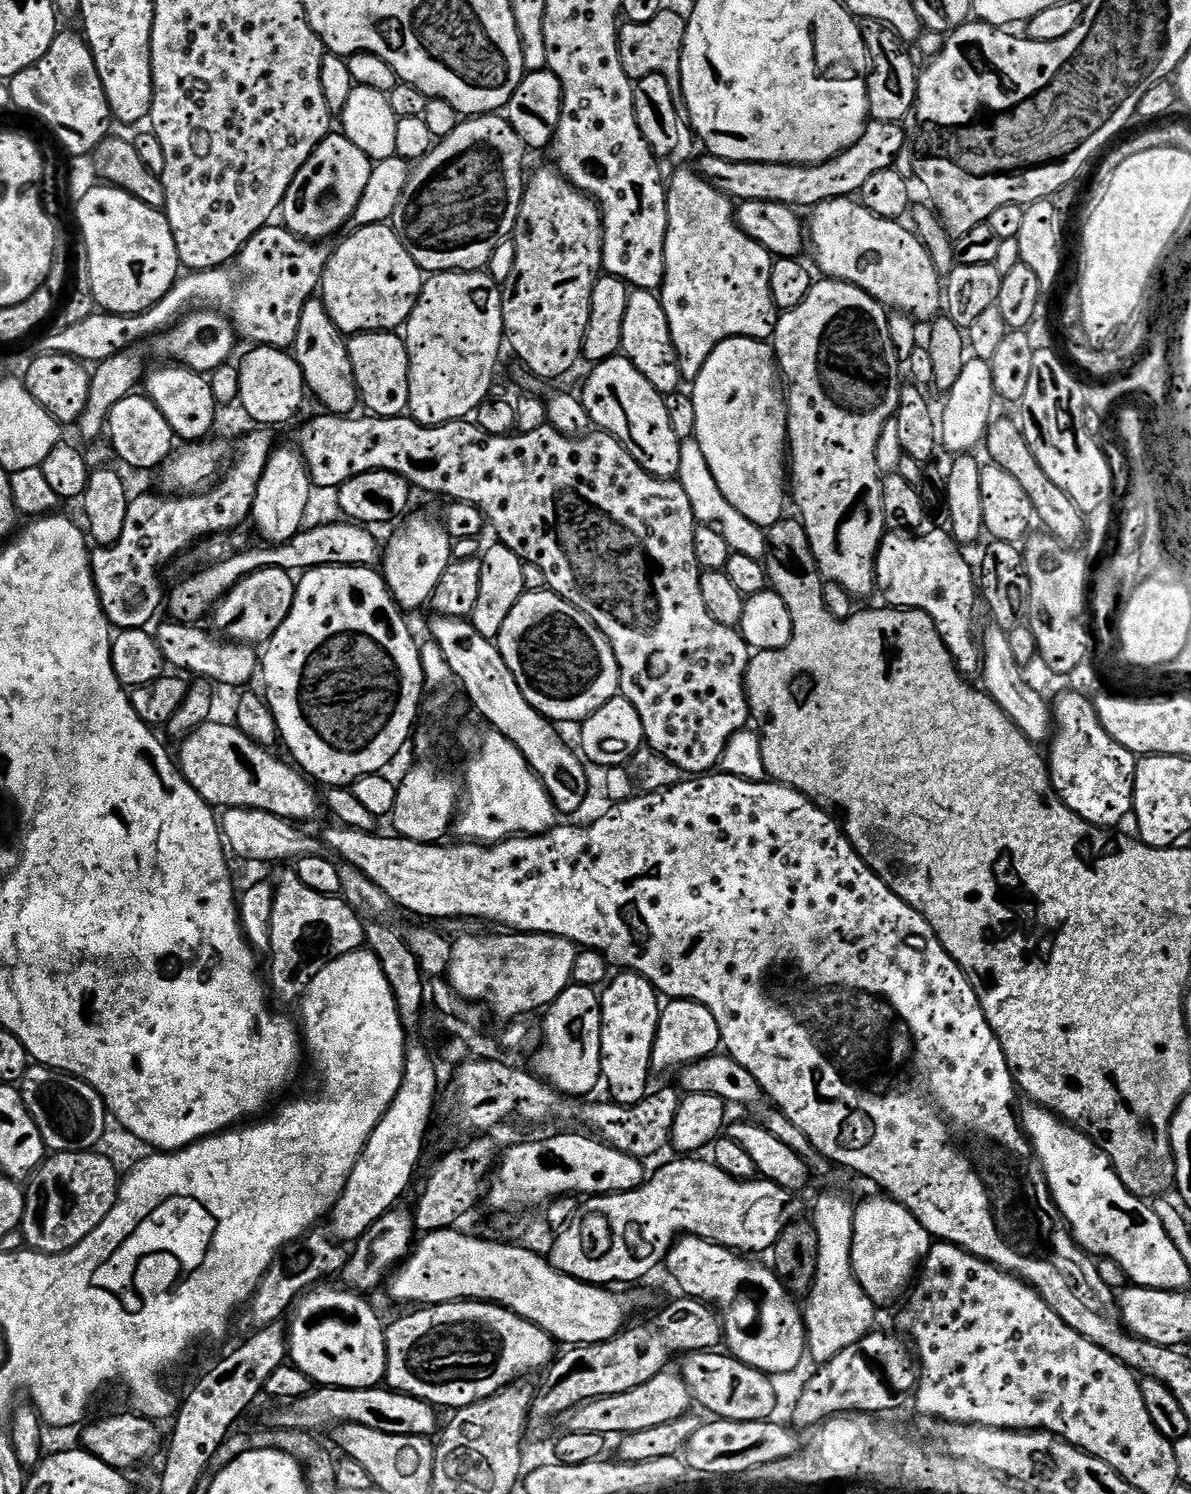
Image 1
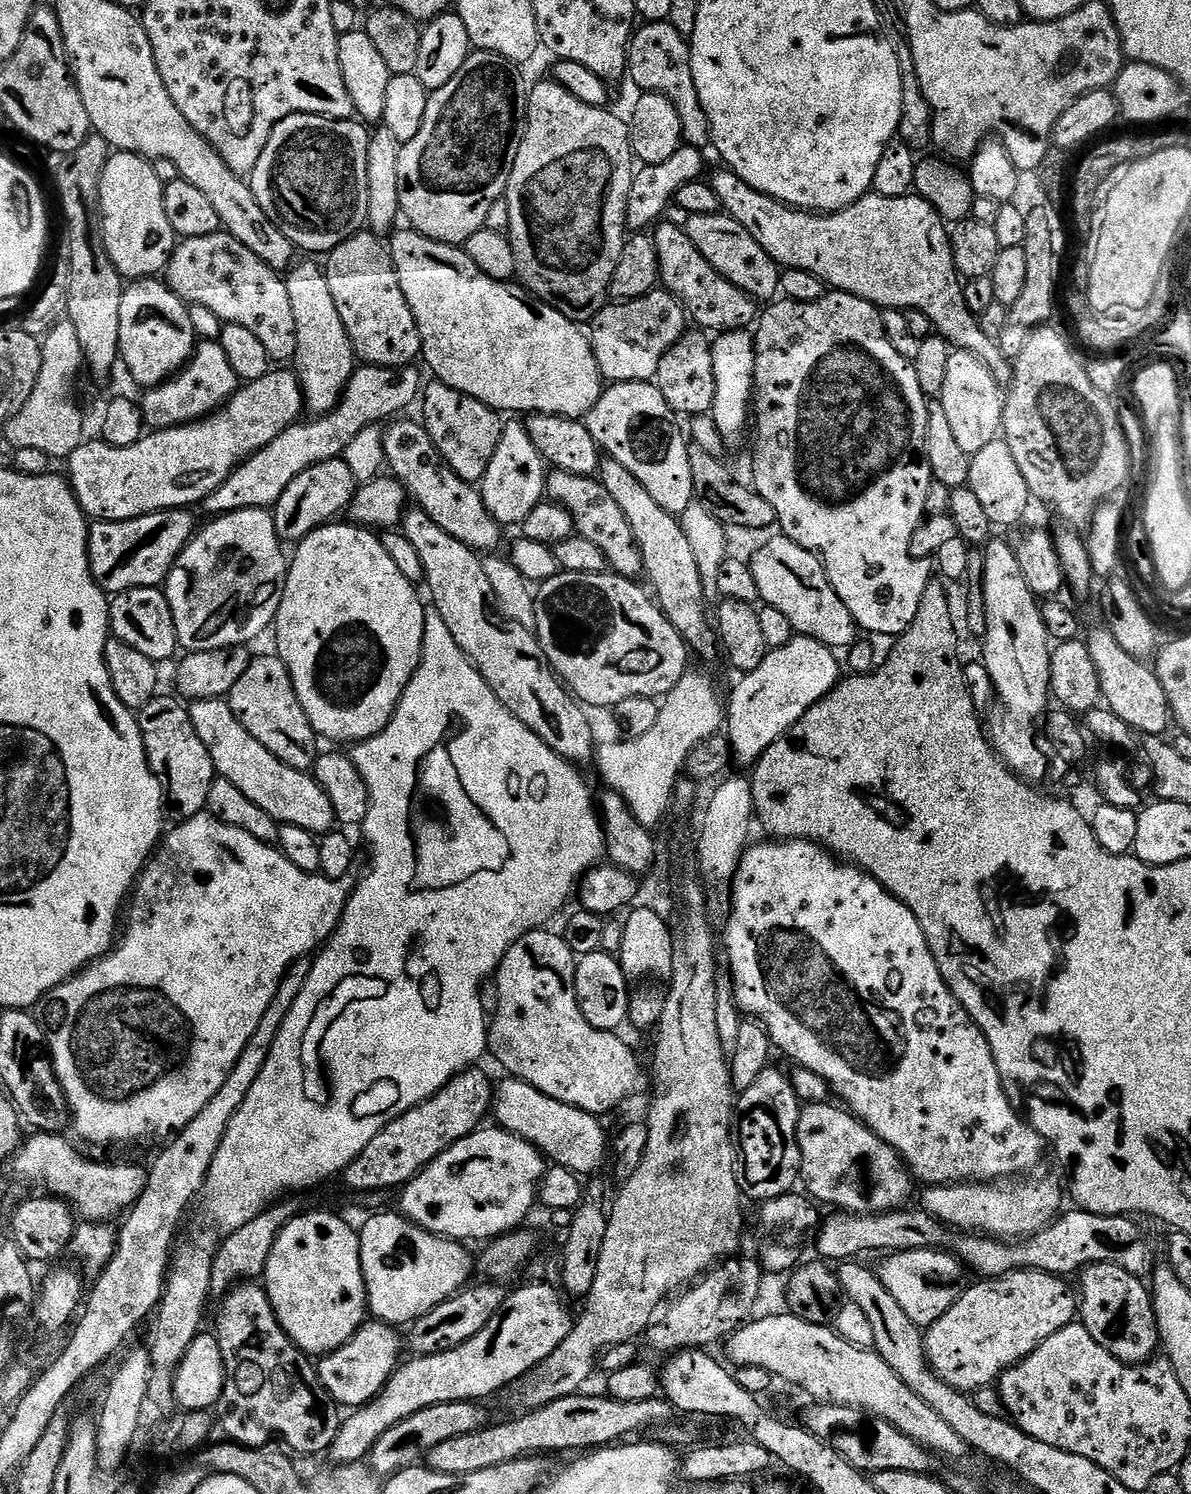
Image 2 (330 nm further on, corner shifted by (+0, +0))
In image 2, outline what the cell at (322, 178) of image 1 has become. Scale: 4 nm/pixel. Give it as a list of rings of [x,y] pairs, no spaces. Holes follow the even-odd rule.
[[[294,114],[282,118],[282,122],[278,122],[278,126],[274,126],[274,130],[270,134],[270,138],[266,142],[266,150],[262,150],[262,158],[258,158],[258,166],[254,166],[254,170],[250,173],[252,193],[254,198],[258,198],[258,206],[262,206],[262,210],[266,210],[270,222],[274,222],[274,226],[278,226],[278,230],[282,230],[282,234],[286,234],[286,238],[290,238],[290,242],[296,245],[301,253],[316,254],[312,252],[321,252],[321,254],[327,254],[333,252],[335,248],[342,246],[342,242],[346,242],[356,235],[368,223],[368,167],[366,166],[366,158],[368,157],[370,132],[369,129],[366,130],[363,127],[367,128],[355,119],[332,120],[329,116],[315,116],[314,114]]]

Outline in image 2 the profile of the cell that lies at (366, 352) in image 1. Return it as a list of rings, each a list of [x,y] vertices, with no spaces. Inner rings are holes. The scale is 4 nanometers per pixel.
[[[361,230],[342,246],[327,253],[326,271],[330,282],[330,294],[334,294],[334,306],[338,306],[338,314],[342,317],[342,326],[346,326],[346,334],[350,334],[350,342],[357,357],[365,365],[402,369],[409,367],[421,355],[420,331],[414,322],[414,314],[406,302],[406,294],[402,294],[402,286],[398,282],[396,267],[392,261],[391,251],[386,247],[379,235],[371,230]]]

